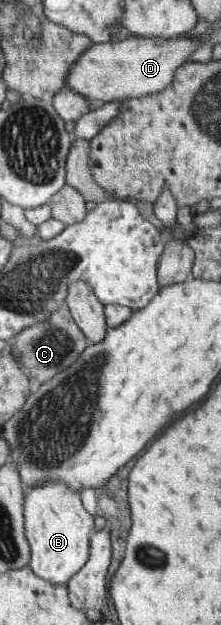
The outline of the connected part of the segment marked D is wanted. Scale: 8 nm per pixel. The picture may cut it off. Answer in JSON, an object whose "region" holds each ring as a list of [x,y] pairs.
{"region":[[[130,37],[114,44],[110,43],[96,43],[91,46],[91,49],[72,65],[71,73],[67,74],[67,89],[72,89],[82,96],[86,96],[88,100],[97,103],[109,103],[114,101],[121,101],[125,98],[140,98],[146,95],[153,94],[162,89],[167,89],[174,81],[174,75],[178,71],[180,65],[184,61],[190,60],[190,52],[193,52],[197,46],[201,44],[198,38],[143,38]]]}

